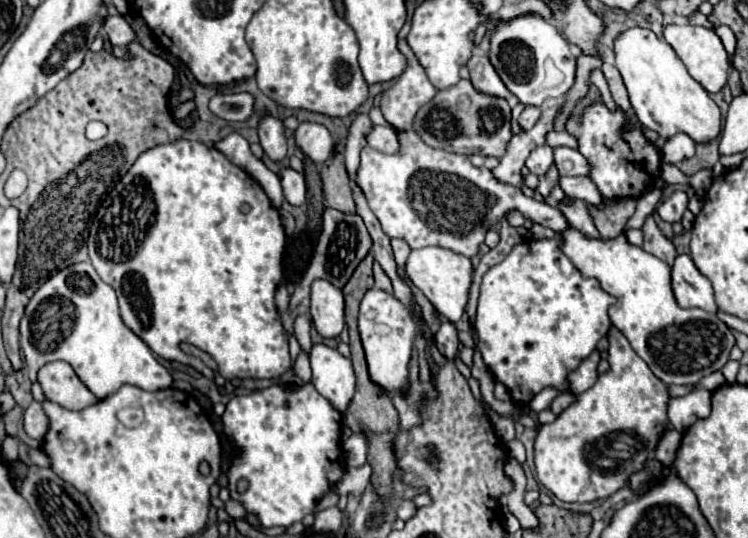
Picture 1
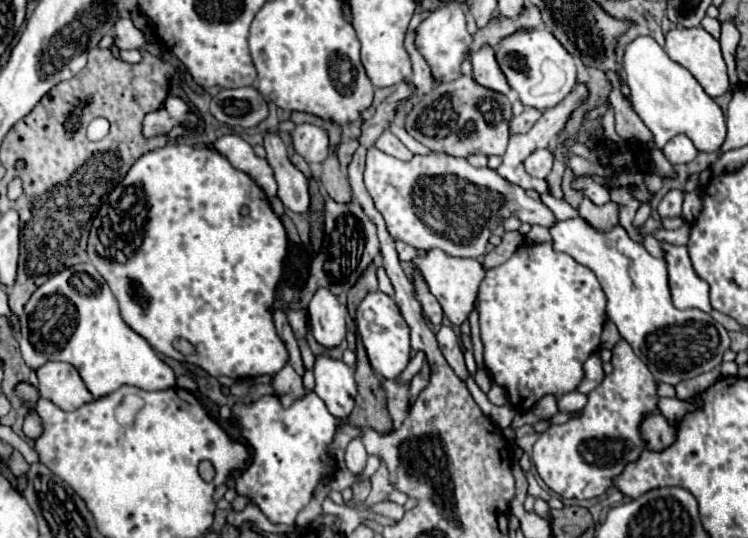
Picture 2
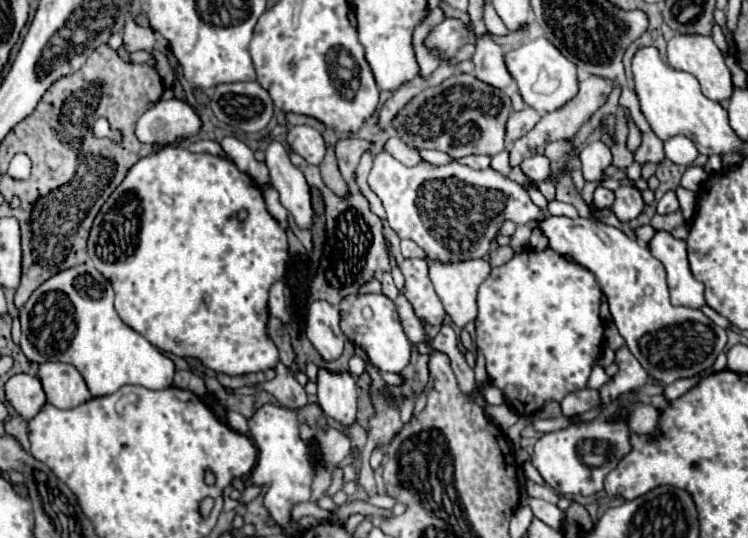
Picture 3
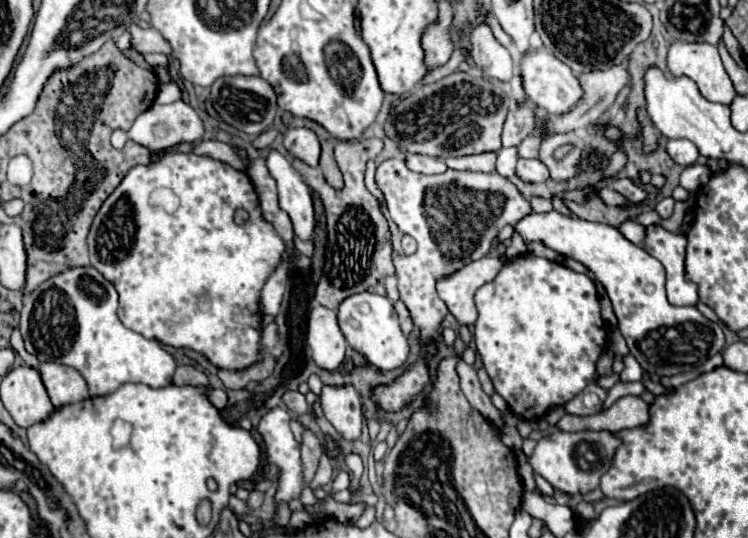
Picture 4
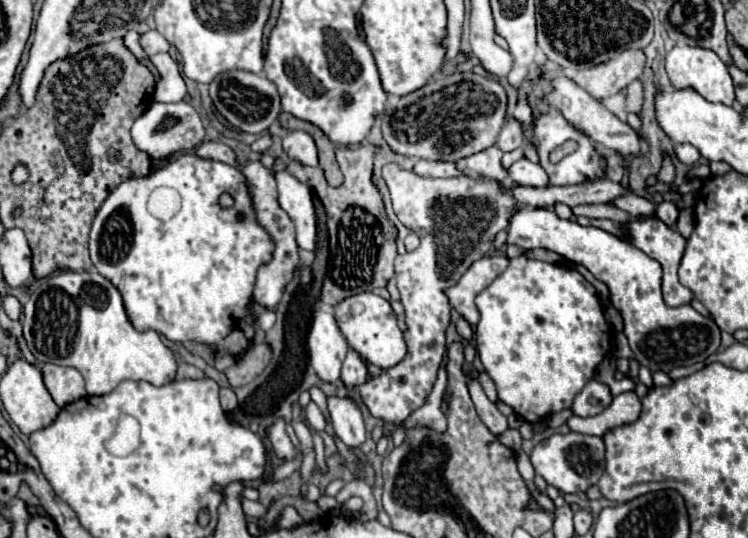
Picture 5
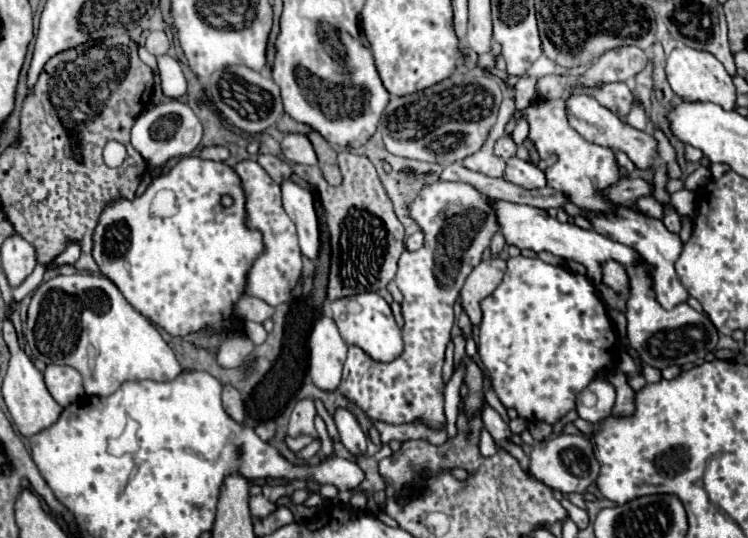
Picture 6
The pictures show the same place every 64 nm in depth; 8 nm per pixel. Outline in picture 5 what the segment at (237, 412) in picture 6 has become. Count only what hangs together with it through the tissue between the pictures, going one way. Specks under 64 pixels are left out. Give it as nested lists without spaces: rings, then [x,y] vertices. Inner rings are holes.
[[[232,388],[220,390],[220,404],[222,404],[222,408],[224,408],[226,412],[232,412],[232,410],[238,408],[238,400],[236,400],[236,394],[234,394]]]

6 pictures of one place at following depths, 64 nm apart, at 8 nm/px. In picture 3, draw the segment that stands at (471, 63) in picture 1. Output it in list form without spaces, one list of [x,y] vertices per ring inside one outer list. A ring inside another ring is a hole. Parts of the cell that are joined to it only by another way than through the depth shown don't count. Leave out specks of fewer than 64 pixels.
[[[490,36],[476,40],[476,52],[472,56],[472,62],[474,62],[476,78],[482,80],[484,84],[490,84],[500,90],[512,84],[510,74],[506,74],[502,48]]]

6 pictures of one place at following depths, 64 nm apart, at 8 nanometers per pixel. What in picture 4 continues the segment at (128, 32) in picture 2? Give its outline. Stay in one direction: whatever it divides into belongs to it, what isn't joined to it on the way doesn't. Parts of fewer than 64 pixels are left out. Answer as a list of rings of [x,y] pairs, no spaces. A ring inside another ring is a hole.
[[[132,24],[128,28],[130,32],[130,42],[132,42],[132,48],[136,52],[162,52],[162,54],[170,54],[170,44],[166,42],[166,38],[154,30],[154,28],[138,28],[136,24]]]

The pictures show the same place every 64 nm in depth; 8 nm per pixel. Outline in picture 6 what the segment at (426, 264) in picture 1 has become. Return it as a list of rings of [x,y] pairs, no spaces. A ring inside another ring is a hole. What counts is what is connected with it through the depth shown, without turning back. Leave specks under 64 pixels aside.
[[[488,258],[482,260],[466,278],[460,290],[460,304],[464,312],[470,316],[470,322],[474,326],[478,326],[482,320],[480,300],[486,298],[486,294],[490,294],[494,286],[498,286],[504,272],[506,272],[506,262],[502,258]]]

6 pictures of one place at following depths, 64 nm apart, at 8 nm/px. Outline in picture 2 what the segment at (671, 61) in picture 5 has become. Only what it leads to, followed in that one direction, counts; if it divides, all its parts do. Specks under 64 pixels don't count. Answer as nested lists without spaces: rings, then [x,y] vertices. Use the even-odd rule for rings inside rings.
[[[672,28],[666,34],[666,50],[668,50],[670,58],[674,58],[674,62],[678,62],[690,70],[690,74],[700,82],[700,86],[704,88],[704,92],[708,96],[716,98],[730,90],[726,62],[722,58],[720,42],[716,38],[712,38],[704,28]]]

